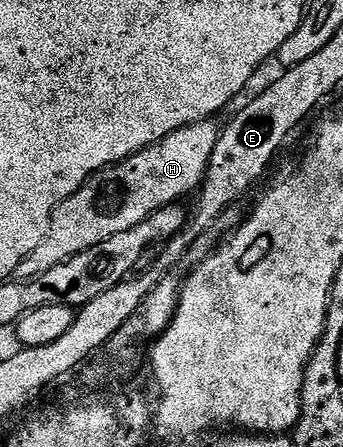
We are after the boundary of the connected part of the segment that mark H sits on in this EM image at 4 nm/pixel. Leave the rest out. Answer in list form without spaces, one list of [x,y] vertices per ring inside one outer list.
[[[199,120],[196,124],[174,130],[166,138],[162,138],[162,142],[90,177],[73,196],[66,198],[66,202],[58,206],[58,210],[54,210],[54,218],[50,222],[50,230],[46,230],[46,238],[42,238],[42,246],[38,246],[38,250],[34,250],[34,254],[30,254],[30,258],[26,258],[22,266],[18,266],[16,276],[21,280],[29,280],[31,276],[50,270],[50,266],[64,264],[74,258],[74,254],[82,254],[82,250],[98,246],[98,242],[106,242],[106,238],[114,238],[114,234],[122,234],[138,226],[138,222],[150,218],[150,214],[154,214],[159,208],[177,203],[184,198],[180,196],[186,195],[187,192],[195,193],[204,181],[210,154],[214,154],[214,146],[221,134],[221,129],[215,128],[214,125],[212,120]]]

